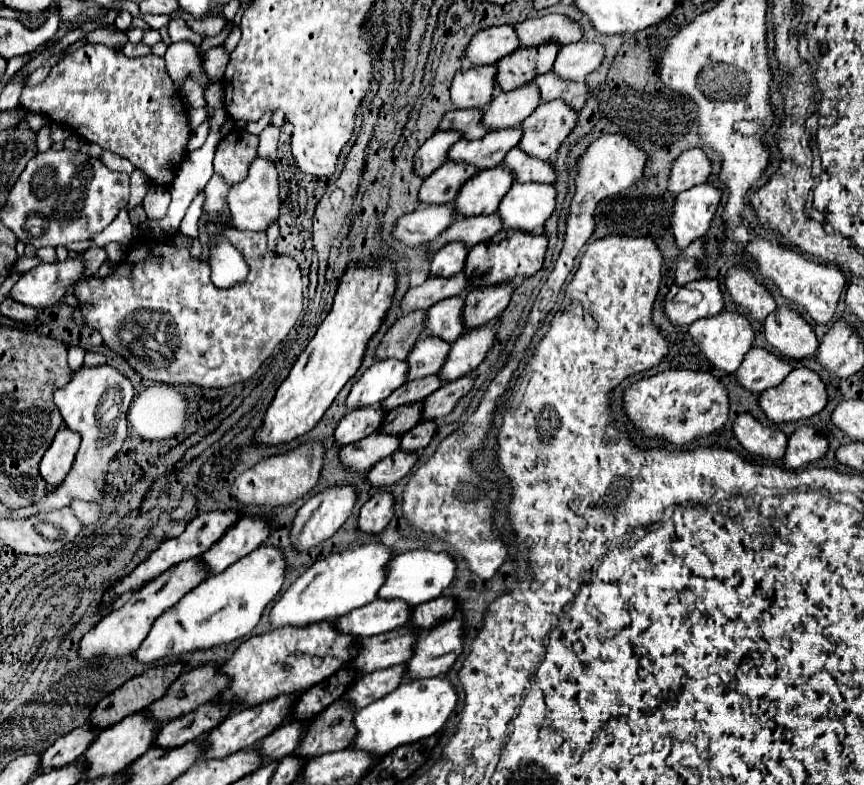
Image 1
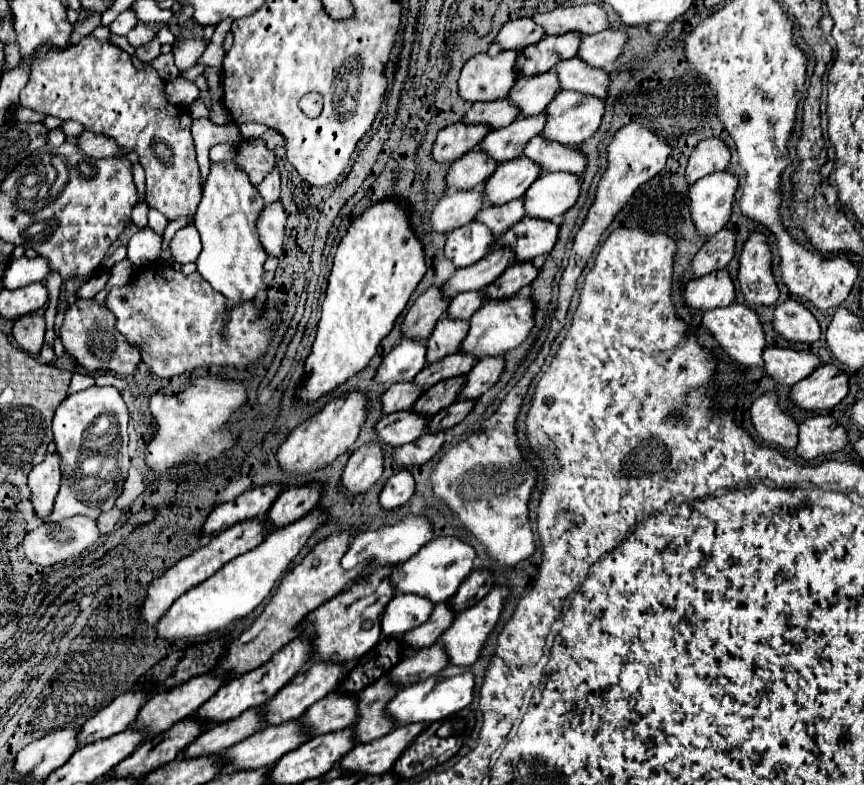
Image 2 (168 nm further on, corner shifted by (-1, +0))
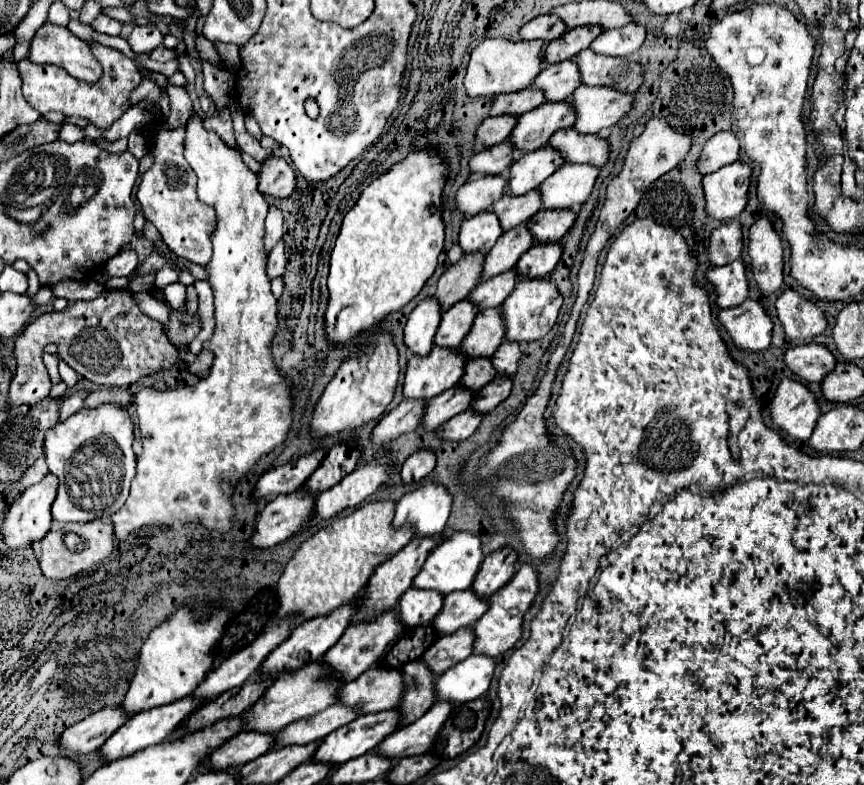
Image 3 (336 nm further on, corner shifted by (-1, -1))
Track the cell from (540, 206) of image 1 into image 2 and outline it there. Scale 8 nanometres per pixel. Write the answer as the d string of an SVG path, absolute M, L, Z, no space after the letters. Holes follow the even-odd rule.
M545 171L525 191L525 213L535 219L547 219L557 225L563 223L563 215L575 205L581 193L581 177L573 173L549 173Z

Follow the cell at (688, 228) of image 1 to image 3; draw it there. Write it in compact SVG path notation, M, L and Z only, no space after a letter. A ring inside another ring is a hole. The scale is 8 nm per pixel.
M737 160L713 174L703 176L705 212L717 222L737 218L747 204L747 190L751 182L751 168Z

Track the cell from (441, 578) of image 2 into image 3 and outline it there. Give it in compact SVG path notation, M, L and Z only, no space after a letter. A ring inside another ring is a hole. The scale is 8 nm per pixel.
M453 532L449 536L443 536L439 540L439 544L429 552L421 572L413 580L413 586L421 588L421 590L435 590L443 596L455 592L455 590L467 590L467 588L471 588L481 562L483 562L481 540L469 532Z

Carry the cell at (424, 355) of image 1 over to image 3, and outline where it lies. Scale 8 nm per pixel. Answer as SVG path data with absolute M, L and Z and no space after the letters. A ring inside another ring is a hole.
M461 300L453 308L449 308L441 316L441 324L435 334L435 344L441 348L457 348L461 340L469 334L477 312L477 306L473 306L469 300Z

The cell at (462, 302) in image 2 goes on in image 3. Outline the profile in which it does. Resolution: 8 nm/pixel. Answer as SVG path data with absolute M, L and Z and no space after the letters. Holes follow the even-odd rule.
M515 270L505 272L505 274L499 274L493 280L487 280L483 284L477 284L477 288L469 294L467 300L471 300L471 304L475 304L479 310L497 308L513 292L515 280L517 280Z

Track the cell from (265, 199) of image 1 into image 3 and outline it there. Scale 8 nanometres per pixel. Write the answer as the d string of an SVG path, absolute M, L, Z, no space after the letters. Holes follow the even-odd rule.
M281 240L273 246L273 250L269 252L269 264L267 264L267 274L269 278L275 278L275 276L283 276L283 270L285 270L285 246L281 244Z

